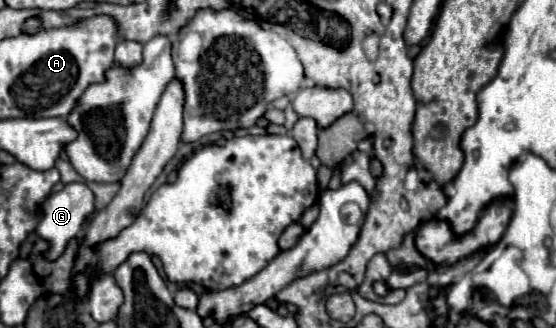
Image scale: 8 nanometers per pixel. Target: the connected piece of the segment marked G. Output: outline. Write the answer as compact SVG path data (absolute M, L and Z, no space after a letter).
M72 182L72 184L66 184L60 192L48 196L42 204L40 204L40 220L36 224L36 234L40 238L44 238L48 244L50 244L50 250L46 254L46 258L50 260L56 260L66 244L78 236L82 232L82 226L88 222L88 218L94 214L94 194L92 190L84 184L84 182Z

